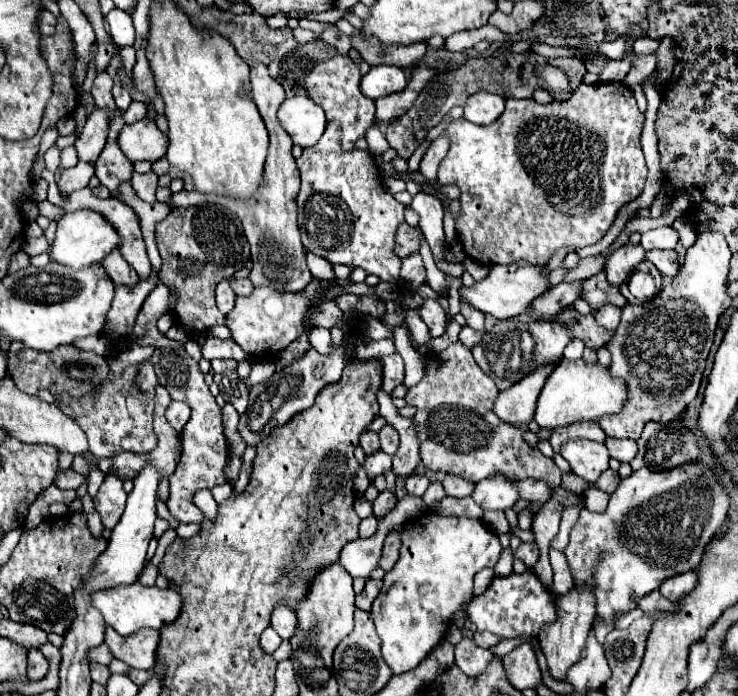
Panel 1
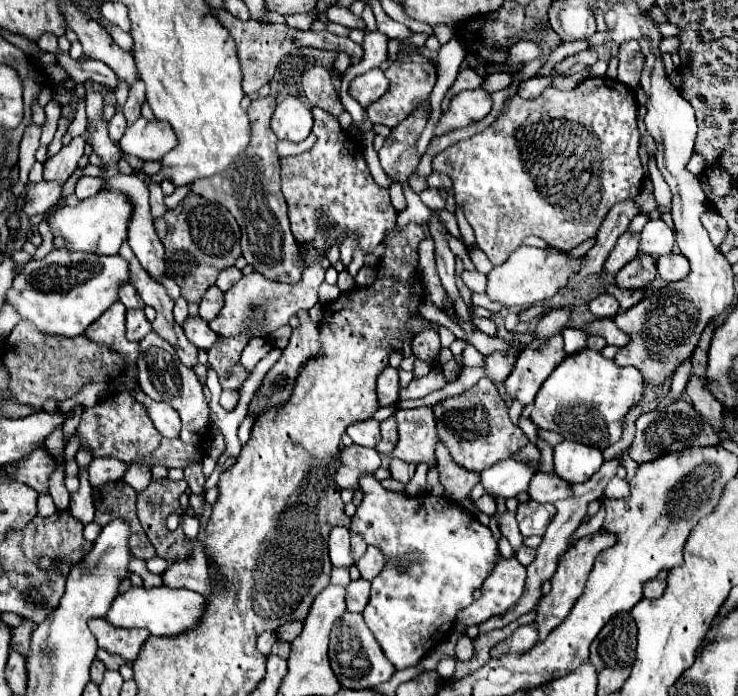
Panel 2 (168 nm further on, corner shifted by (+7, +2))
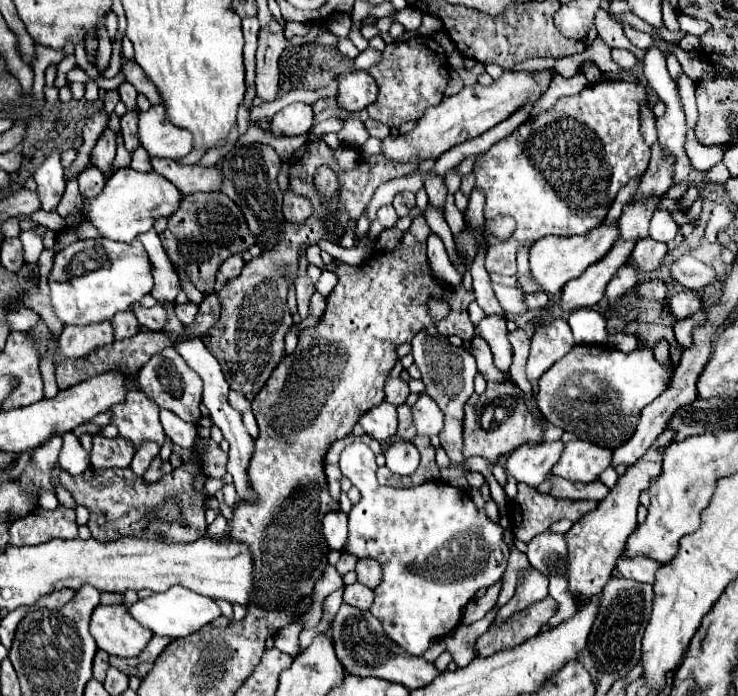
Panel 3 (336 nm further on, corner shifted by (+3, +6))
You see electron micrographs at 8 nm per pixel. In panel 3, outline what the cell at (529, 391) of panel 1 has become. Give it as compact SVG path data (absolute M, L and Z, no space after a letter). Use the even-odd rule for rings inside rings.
M556 319L548 325L536 329L532 337L532 347L526 363L528 381L538 381L554 361L562 359L574 347L574 337L570 325L564 319Z

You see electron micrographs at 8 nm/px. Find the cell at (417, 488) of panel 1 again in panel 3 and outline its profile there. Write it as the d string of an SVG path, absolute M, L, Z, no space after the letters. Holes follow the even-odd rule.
M394 441L386 451L386 467L398 475L412 475L420 465L420 453L412 443Z

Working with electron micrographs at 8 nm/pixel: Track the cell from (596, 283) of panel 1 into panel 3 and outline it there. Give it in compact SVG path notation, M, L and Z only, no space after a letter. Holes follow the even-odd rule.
M652 279L652 281L646 281L646 283L638 285L636 295L654 295L652 299L660 301L660 299L668 297L668 289L666 289L666 285L660 279Z

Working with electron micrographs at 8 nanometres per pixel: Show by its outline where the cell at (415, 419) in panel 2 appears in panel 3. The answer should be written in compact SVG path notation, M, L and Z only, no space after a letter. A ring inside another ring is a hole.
M420 395L420 399L412 405L412 417L418 437L434 437L442 431L442 423L444 423L442 411L428 395Z

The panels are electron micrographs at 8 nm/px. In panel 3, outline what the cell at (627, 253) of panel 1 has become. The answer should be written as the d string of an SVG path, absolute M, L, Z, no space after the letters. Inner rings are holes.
M650 199L650 201L642 201L642 205L626 205L620 219L618 219L618 231L620 231L620 239L622 241L640 241L644 237L648 237L648 225L650 225L650 217L656 209L658 199Z

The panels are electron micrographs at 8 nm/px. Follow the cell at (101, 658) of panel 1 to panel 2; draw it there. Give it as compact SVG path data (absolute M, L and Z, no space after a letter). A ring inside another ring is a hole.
M98 649L98 655L96 655L96 657L106 665L106 669L120 669L122 665L130 663L130 661L122 661L122 657L118 657L118 655L106 653L104 649Z

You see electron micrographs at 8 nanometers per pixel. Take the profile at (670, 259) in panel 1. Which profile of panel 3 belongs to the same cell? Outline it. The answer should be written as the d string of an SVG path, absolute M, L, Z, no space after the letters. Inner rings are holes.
M684 255L676 259L670 265L670 273L678 283L682 283L686 289L692 289L692 291L706 289L710 283L714 283L714 275L716 275L712 267L708 267L706 263L702 263L692 255Z

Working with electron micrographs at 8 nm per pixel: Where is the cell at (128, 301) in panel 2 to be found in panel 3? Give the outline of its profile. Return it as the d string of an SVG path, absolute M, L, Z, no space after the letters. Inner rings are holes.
M136 301L136 303L132 303L132 311L138 317L140 325L144 325L152 331L160 331L162 325L166 323L166 311L162 311L162 305L156 305L156 307L148 309L148 307L144 307Z

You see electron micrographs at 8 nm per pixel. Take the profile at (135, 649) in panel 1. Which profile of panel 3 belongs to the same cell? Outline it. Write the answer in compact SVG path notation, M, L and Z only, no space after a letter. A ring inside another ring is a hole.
M98 605L92 613L92 621L90 621L90 633L96 637L96 645L110 653L110 655L118 655L118 657L134 657L138 653L142 653L142 649L148 645L152 633L148 629L144 629L142 625L138 625L130 613L126 613L124 605Z

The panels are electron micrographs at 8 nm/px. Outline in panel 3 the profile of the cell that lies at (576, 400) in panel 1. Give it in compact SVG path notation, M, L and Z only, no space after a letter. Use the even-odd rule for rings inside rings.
M576 345L566 357L562 357L562 361L556 361L538 383L540 391L536 395L536 403L546 421L574 433L582 441L616 449L632 437L640 411L668 387L670 371L662 367L646 347L638 347L632 353L622 353L610 345Z

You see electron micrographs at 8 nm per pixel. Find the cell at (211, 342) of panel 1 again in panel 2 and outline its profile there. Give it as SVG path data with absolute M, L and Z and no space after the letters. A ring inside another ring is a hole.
M188 317L184 321L182 329L184 329L188 341L194 343L196 347L200 347L200 349L208 349L218 339L218 335L214 331L210 331L206 321L202 321L200 317Z

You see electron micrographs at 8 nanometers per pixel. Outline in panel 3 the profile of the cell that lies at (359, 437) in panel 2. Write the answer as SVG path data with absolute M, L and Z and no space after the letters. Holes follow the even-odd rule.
M382 403L358 419L358 425L364 429L366 435L384 443L394 437L396 433L396 407L390 403Z

